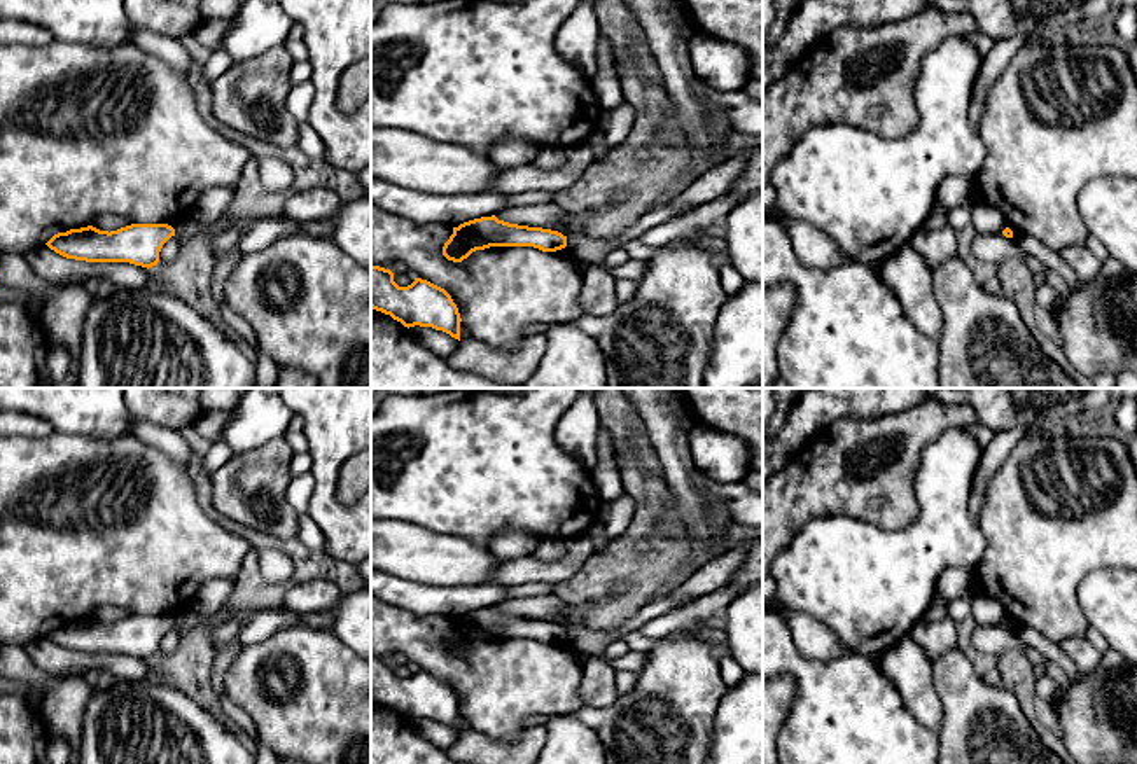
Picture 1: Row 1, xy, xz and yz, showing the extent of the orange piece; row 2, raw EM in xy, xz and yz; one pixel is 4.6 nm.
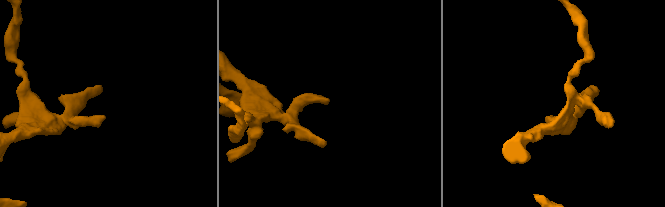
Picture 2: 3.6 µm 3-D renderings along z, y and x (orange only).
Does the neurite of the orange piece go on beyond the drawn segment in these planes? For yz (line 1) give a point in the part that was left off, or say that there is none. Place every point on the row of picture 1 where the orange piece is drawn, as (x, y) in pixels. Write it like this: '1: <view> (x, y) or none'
1: none

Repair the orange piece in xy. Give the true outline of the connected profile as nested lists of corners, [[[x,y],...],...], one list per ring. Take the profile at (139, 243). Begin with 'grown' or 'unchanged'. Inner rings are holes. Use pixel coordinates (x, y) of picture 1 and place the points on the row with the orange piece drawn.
unchanged; [[[131,224],[117,231],[93,226],[54,234],[45,245],[56,254],[86,262],[129,262],[152,267],[163,245],[175,236],[168,224]]]

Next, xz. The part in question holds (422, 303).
unchanged; [[[371,266],[371,308],[404,327],[432,327],[460,341],[460,313],[451,295],[422,278],[408,287],[394,281],[390,269]]]

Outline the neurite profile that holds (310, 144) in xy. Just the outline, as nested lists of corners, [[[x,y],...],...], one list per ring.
[[[308,122],[299,124],[299,142],[296,149],[301,149],[313,161],[324,161],[324,145]]]

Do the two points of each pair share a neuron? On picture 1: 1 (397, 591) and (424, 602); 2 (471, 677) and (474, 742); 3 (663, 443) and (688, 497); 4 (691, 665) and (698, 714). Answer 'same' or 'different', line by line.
1: same
2: different
3: same
4: same

